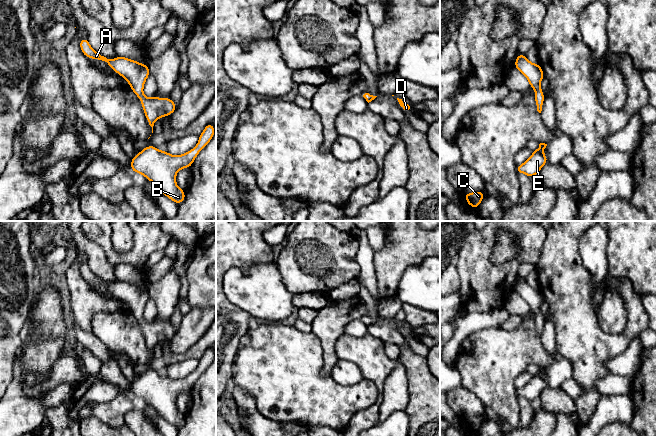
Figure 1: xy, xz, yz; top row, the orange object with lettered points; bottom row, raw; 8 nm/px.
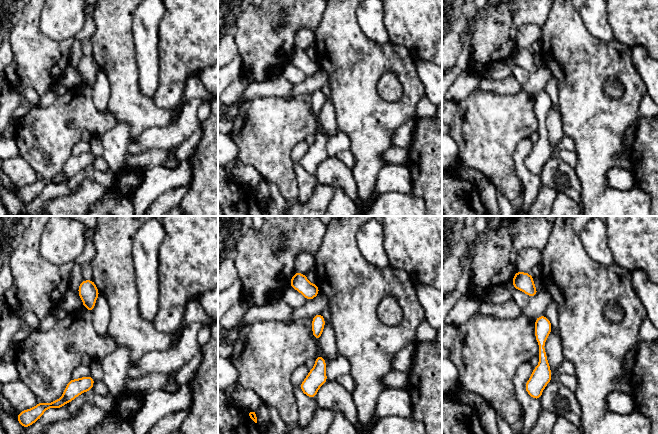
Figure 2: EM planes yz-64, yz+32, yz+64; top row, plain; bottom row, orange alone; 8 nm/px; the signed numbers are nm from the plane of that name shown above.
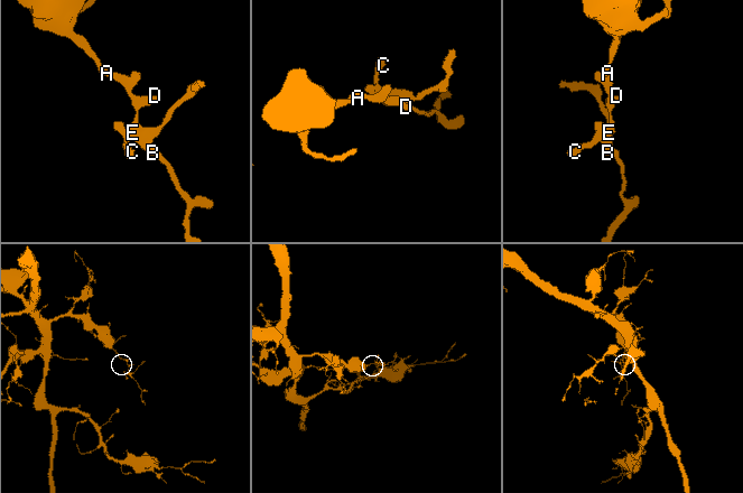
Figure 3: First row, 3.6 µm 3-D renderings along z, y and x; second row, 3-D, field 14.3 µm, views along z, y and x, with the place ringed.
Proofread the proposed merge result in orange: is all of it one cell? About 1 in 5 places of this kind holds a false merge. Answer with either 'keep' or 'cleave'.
keep

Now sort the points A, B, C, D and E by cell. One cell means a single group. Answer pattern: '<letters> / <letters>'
A B C D E

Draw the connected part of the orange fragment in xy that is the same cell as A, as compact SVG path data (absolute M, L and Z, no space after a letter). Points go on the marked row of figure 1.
M88 38L80 39L79 42L81 51L87 58L105 61L111 69L128 81L129 86L142 103L146 119L152 127L152 133L156 120L169 116L176 110L177 105L171 98L148 98L143 94L145 81L151 74L146 64L121 56L117 56L114 60L107 59L90 46Z

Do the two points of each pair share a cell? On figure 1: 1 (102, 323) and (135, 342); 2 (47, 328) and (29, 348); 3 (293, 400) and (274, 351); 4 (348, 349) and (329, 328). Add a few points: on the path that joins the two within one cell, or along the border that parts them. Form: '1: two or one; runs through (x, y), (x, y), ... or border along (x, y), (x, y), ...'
1: one; runs through (110, 327), (119, 330), (127, 337)
2: one; runs through (44, 333), (34, 343)
3: one; runs through (291, 388), (287, 384), (281, 363)
4: two; border along (345, 333), (337, 339), (335, 344), (337, 358)

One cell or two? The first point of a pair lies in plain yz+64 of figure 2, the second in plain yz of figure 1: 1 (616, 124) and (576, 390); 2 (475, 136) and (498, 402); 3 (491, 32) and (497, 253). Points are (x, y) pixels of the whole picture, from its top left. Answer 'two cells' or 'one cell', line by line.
1: two cells
2: one cell
3: two cells

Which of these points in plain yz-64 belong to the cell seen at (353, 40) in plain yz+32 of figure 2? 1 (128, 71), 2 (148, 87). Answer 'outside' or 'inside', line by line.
1: inside
2: outside

